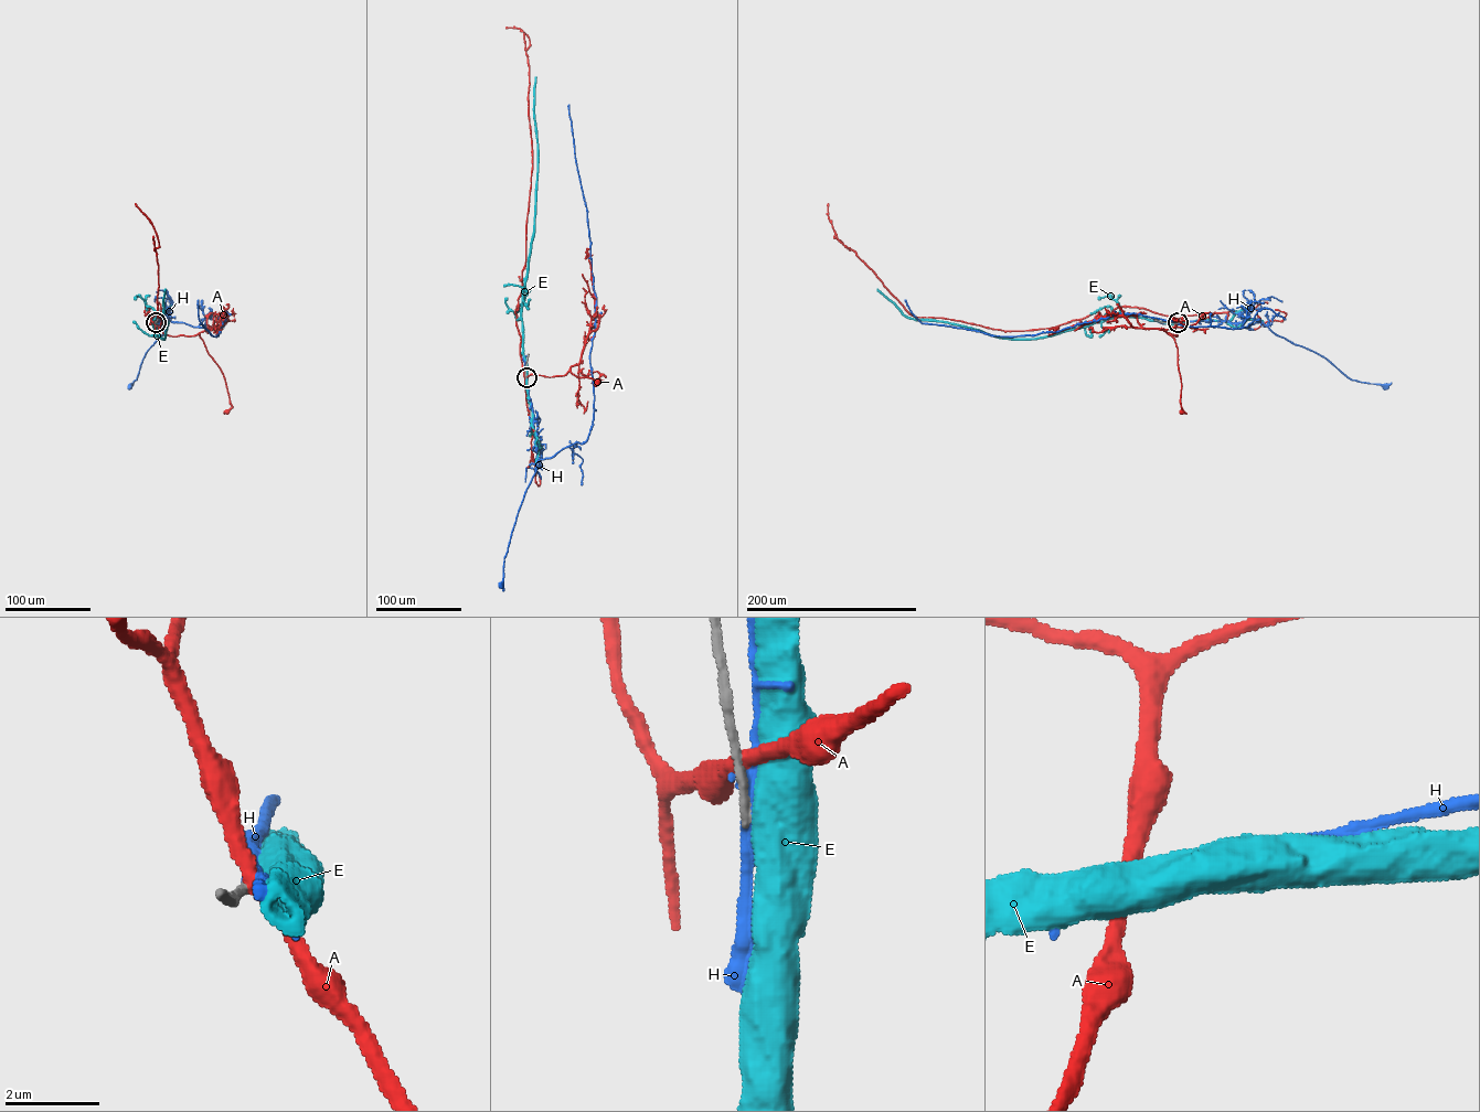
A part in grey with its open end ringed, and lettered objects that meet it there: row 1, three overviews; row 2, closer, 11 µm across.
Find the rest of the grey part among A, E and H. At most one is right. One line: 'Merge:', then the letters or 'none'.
Merge: none

